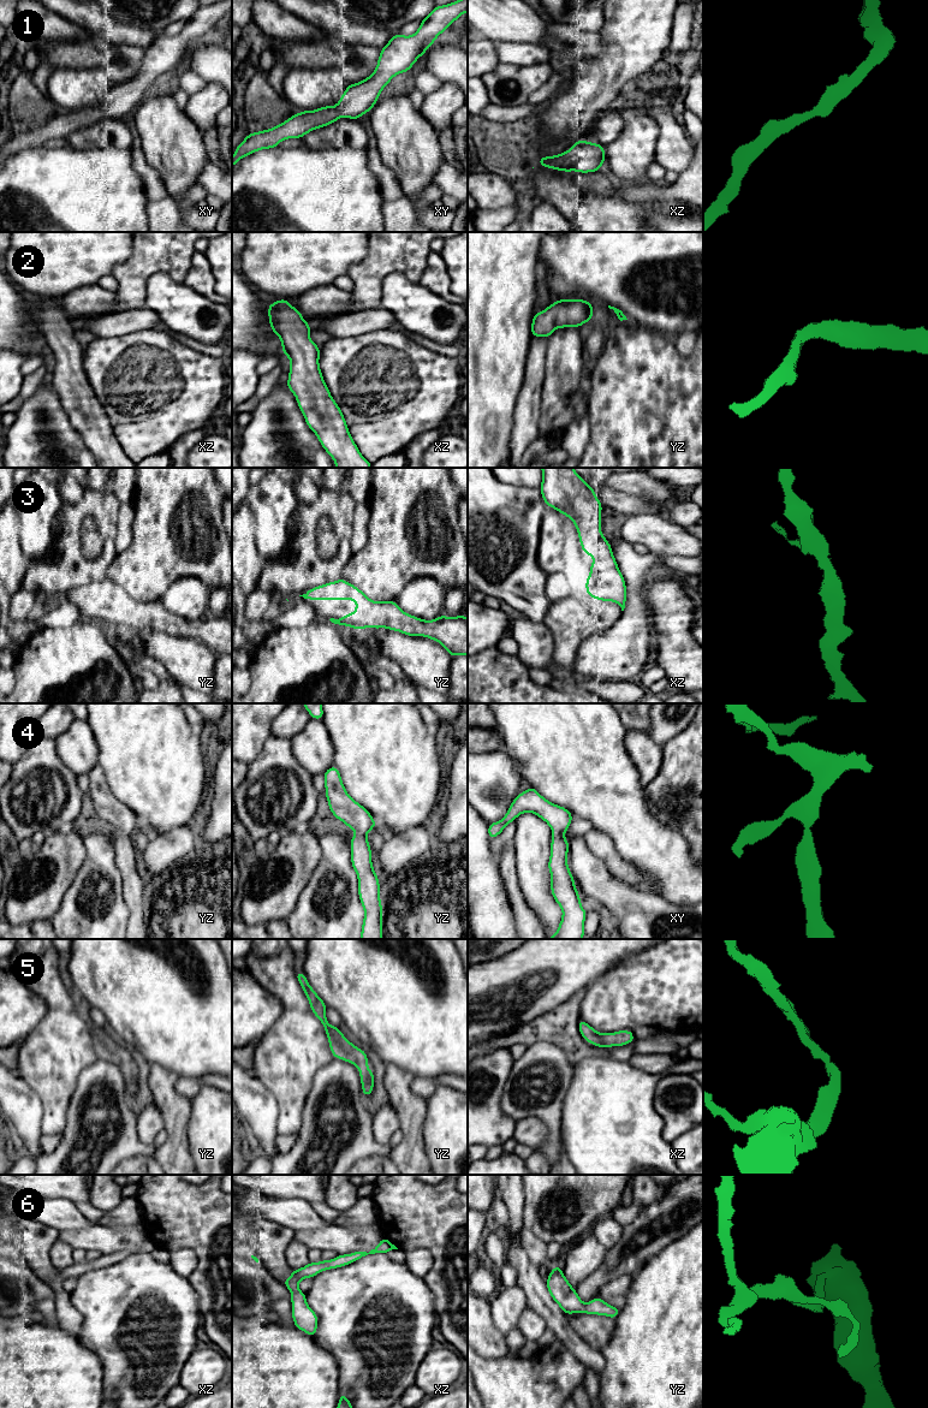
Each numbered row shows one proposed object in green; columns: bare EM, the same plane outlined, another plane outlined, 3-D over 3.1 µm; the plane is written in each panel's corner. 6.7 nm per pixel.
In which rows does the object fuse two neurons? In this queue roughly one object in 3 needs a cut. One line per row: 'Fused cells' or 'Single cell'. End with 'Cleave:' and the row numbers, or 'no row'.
1: Single cell
2: Single cell
3: Single cell
4: Single cell
5: Single cell
6: Single cell
Cleave: no row

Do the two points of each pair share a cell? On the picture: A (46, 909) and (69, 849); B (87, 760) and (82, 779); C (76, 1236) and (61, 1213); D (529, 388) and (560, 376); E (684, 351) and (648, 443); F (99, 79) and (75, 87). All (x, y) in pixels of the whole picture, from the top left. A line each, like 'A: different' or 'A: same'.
A: same
B: different
C: different
D: different
E: different
F: same

